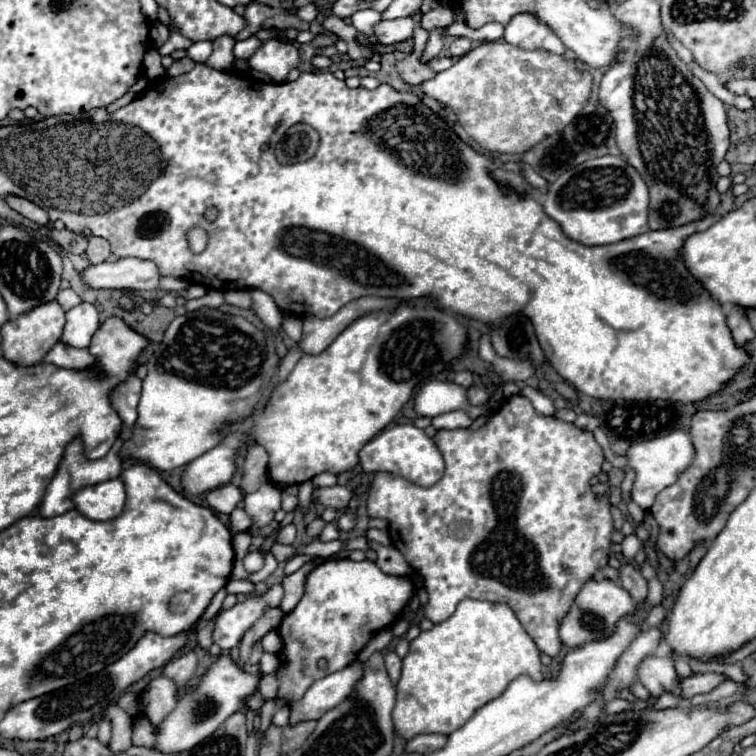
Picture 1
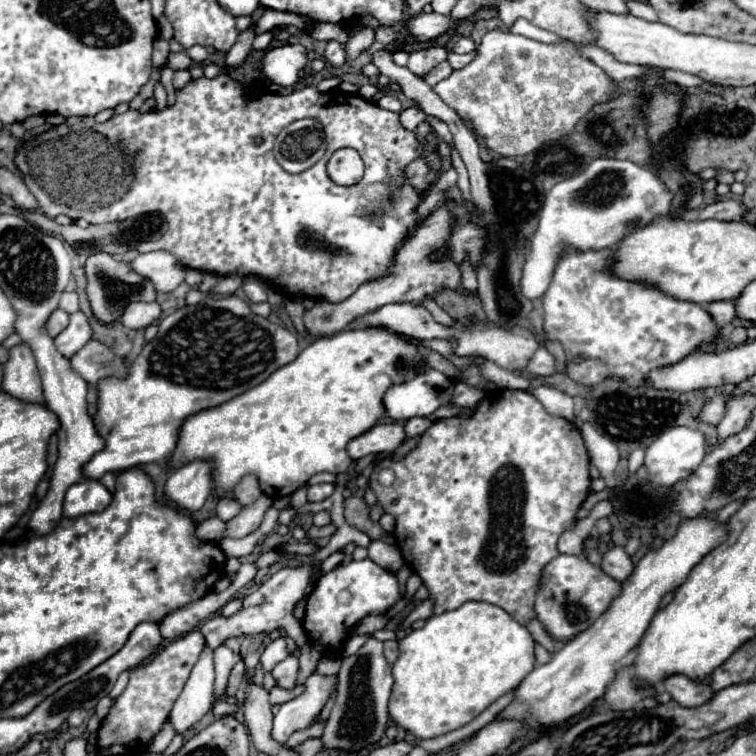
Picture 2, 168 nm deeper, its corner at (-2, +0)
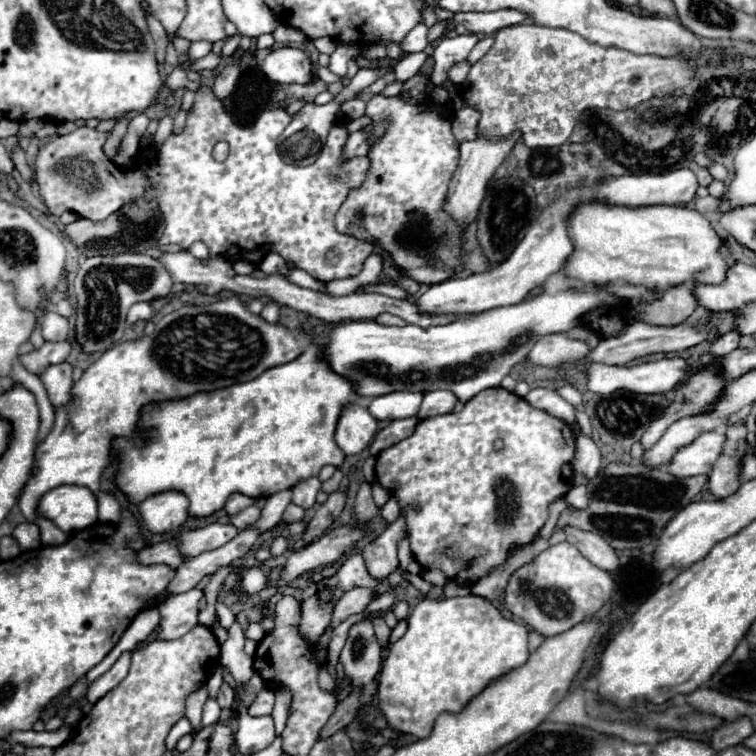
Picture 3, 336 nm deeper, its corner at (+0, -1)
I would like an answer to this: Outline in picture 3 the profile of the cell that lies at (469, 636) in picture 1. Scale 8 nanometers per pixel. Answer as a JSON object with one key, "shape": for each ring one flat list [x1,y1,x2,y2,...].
{"shape":[[478,595,450,597,450,599,422,599,408,615,406,633,388,647,382,671,378,675,378,703,388,723,416,739,424,739,432,733,434,721,440,713,458,713,466,703,478,695,490,681,498,679,510,669,516,669,528,659,528,629,504,617,490,601]]}

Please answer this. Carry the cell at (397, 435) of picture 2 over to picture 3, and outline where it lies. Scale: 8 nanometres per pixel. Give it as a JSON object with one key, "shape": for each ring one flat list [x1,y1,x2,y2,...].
{"shape":[[348,403,338,417,334,439,346,455,356,455,370,445,378,431,378,421,364,403]]}

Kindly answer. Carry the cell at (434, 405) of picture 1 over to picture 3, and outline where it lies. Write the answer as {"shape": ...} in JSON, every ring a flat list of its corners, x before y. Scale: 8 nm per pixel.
{"shape":[[390,393,378,399,372,399,368,409,378,421,394,421,404,417,414,417,422,401,422,393]]}

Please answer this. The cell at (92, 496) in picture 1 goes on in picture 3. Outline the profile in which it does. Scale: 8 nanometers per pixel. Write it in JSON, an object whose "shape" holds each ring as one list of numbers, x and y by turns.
{"shape":[[60,485,42,495,36,513,50,519,58,529,76,533,98,521,98,503,88,487]]}

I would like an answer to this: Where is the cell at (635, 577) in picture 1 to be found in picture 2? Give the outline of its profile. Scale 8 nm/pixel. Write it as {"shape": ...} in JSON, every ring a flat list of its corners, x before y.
{"shape":[[622,546,610,548,602,558,602,570,618,582,626,582,632,576,634,564]]}

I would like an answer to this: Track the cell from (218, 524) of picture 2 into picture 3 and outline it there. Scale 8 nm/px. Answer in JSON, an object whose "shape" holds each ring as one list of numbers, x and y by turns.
{"shape":[[162,541,158,545,150,545,138,553,138,563,142,563,142,565,160,565,162,563,162,565,176,569,180,565,180,561,182,561,182,557,174,549,172,541]]}

